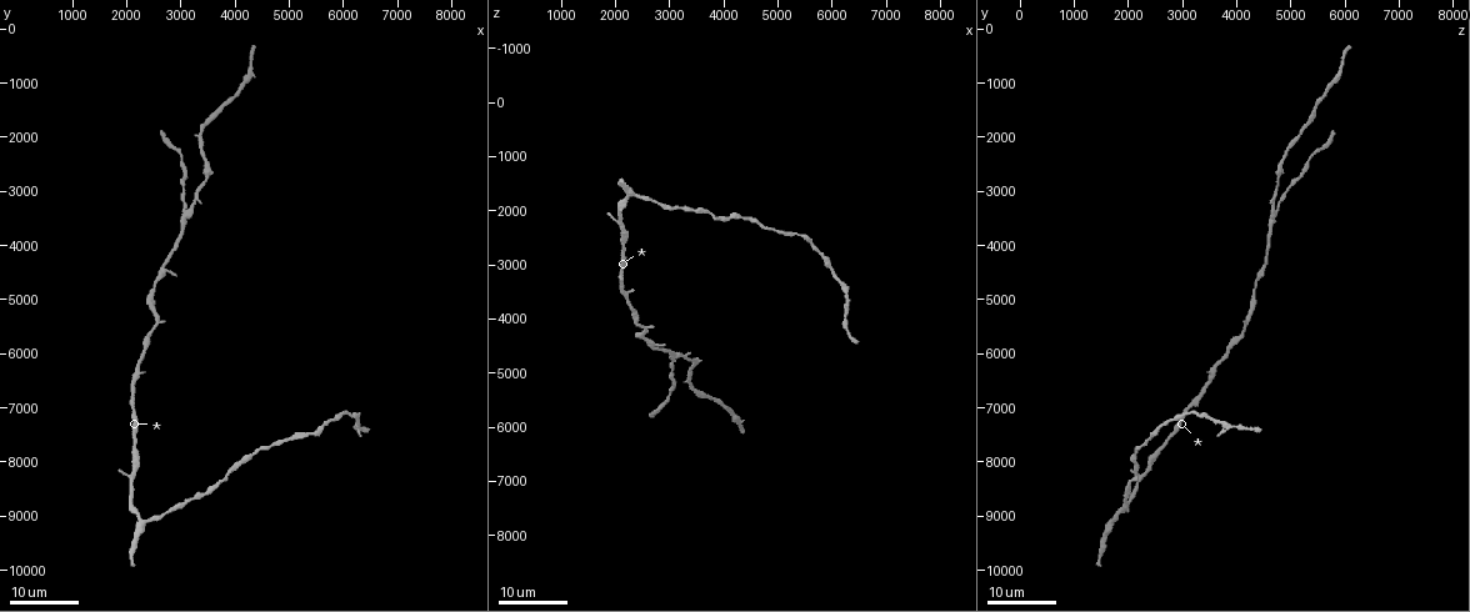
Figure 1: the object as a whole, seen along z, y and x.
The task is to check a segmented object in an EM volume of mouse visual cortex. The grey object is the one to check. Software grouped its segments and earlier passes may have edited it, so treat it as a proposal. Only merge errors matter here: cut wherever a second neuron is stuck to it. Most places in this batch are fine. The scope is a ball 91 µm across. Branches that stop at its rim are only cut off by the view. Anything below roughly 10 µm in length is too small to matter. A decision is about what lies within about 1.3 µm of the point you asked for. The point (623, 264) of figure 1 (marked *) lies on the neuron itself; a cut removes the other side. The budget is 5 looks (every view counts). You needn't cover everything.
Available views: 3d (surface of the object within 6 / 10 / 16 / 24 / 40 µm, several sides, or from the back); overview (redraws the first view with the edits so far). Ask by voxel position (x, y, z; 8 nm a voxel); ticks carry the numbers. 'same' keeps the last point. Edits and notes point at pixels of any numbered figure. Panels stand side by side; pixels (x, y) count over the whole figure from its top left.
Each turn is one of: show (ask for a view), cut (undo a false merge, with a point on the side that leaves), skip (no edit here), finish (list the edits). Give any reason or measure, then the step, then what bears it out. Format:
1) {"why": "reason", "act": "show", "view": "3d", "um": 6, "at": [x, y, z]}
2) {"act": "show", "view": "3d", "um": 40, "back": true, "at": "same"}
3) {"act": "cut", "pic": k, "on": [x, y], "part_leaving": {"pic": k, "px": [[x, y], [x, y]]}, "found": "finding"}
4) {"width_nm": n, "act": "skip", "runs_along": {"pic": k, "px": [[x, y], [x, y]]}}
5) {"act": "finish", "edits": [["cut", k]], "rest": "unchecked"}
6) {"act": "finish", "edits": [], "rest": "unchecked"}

{"why": "three arms meet", "act": "show", "view": "3d", "um": 16, "at": [2600, 5500, 4200]}

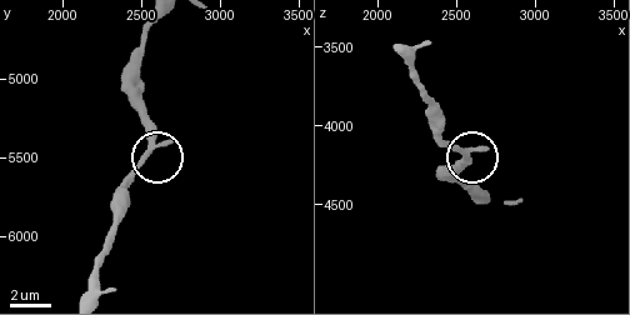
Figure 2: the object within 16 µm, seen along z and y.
{"act": "show", "view": "3d", "um": 6, "at": [2560, 5440, 4180]}

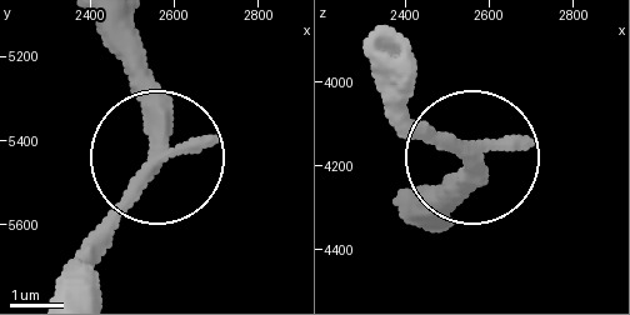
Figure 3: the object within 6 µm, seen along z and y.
{"act": "skip", "runs_along": {"pic": 3, "px": [[60, 290], [154, 141], [141, 39]]}, "found": "continuous, no second neuron"}

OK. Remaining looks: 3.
{"why": "calibre changes", "act": "show", "view": "3d", "um": 24, "at": [2500, 4950, 4300]}

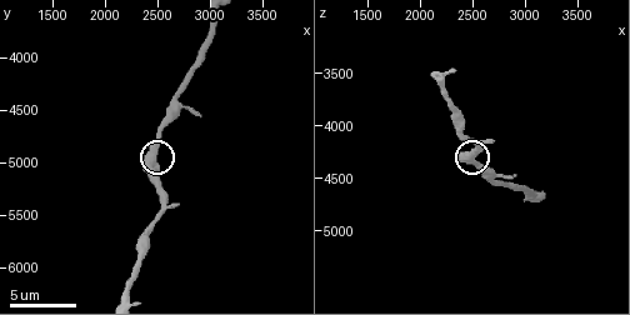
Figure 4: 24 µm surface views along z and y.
{"act": "show", "view": "3d", "um": 6, "at": "same"}

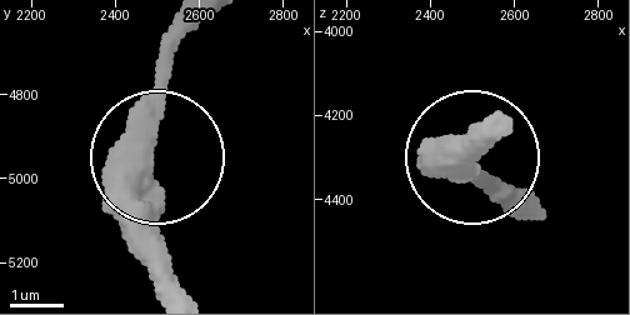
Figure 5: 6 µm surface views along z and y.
{"width_nm": 460, "act": "skip", "runs_along": {"pic": 5, "px": [[175, 294], [153, 240], [153, 119], [175, 25]]}, "found": "all the same neuron"}

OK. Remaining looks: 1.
{"act": "finish", "edits": [], "rest": "unchecked"}

